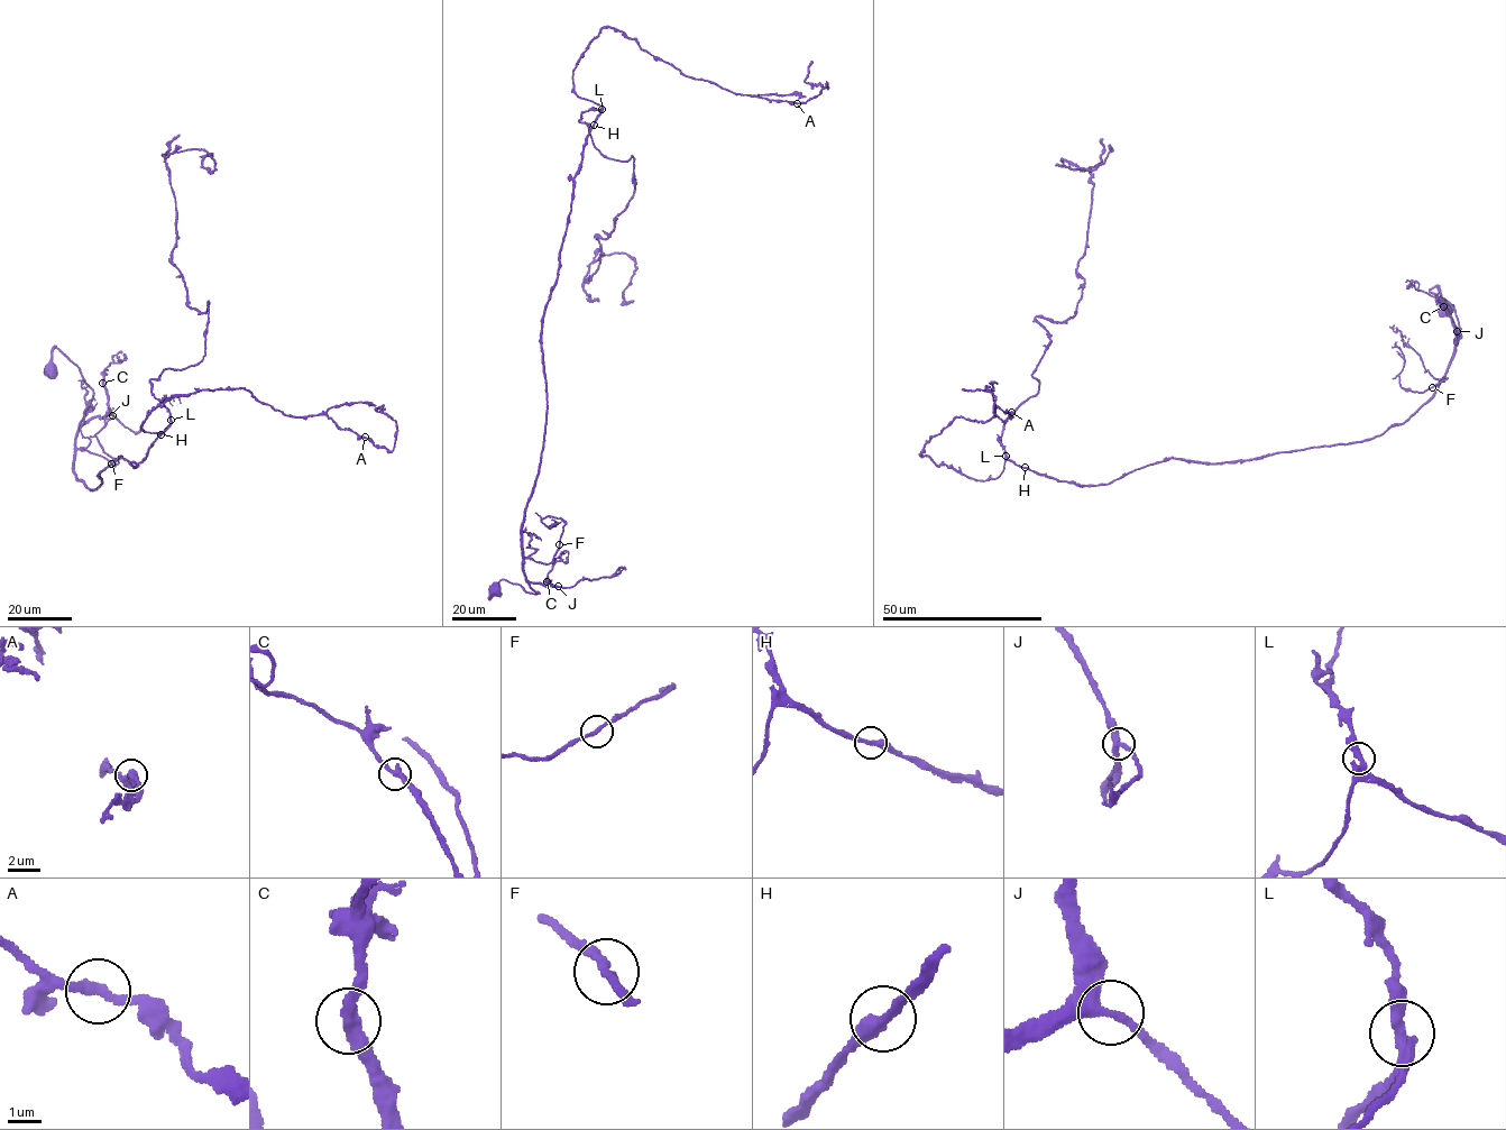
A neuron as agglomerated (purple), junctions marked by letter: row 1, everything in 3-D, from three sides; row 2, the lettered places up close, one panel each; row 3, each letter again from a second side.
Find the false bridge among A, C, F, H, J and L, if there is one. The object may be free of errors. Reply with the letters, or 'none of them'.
none of them

